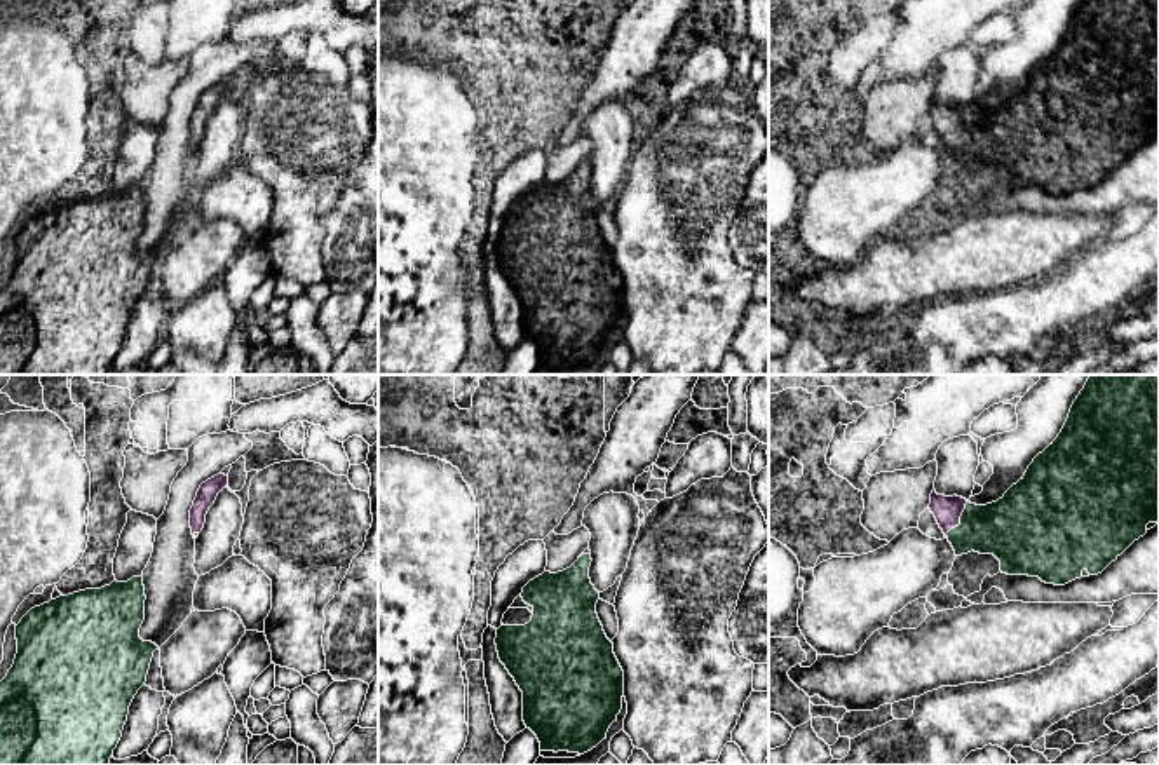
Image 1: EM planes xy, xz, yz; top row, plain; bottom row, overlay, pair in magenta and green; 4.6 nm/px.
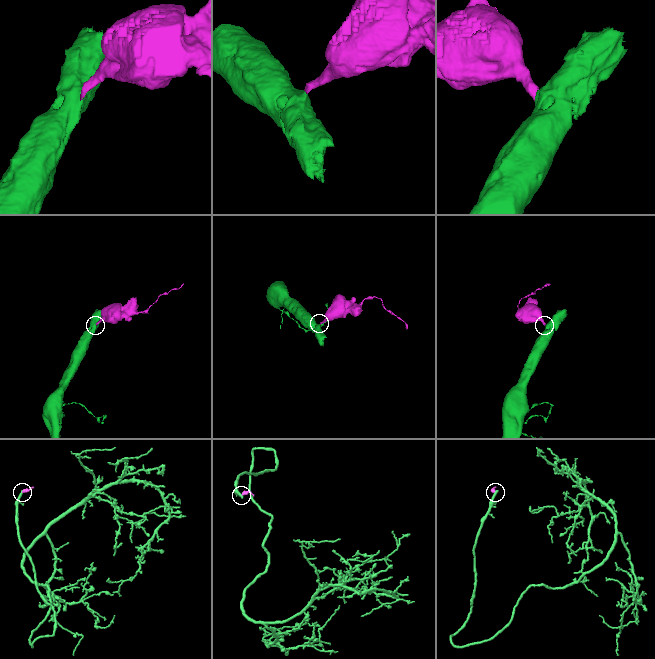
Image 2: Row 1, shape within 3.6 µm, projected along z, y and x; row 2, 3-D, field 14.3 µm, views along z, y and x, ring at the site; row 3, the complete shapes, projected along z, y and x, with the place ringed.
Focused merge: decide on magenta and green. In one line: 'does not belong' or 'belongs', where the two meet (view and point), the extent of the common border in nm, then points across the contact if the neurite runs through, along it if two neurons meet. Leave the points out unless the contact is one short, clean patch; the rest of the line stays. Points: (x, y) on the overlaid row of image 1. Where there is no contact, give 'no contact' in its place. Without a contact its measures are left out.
belongs | yz (959, 521) | 190 nm | across yz (947, 511), (959, 521), (976, 528), (1011, 528)

